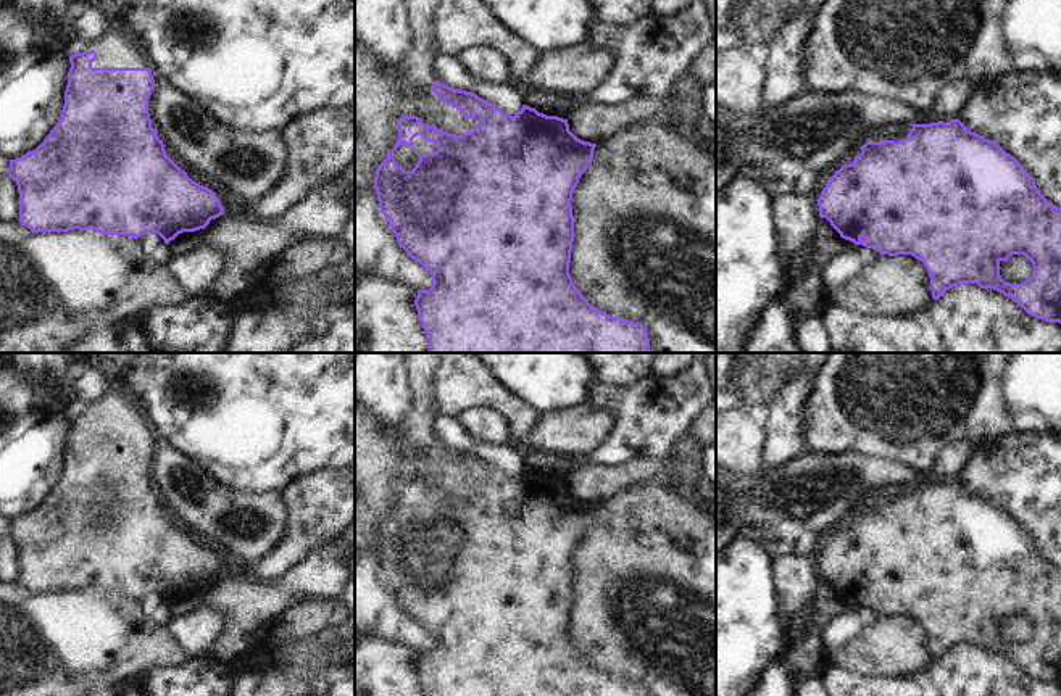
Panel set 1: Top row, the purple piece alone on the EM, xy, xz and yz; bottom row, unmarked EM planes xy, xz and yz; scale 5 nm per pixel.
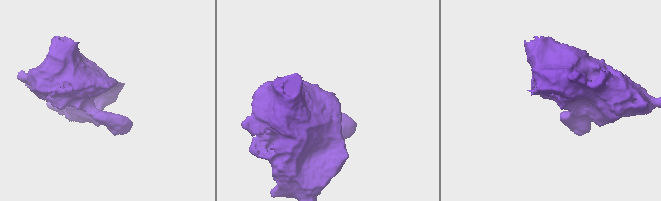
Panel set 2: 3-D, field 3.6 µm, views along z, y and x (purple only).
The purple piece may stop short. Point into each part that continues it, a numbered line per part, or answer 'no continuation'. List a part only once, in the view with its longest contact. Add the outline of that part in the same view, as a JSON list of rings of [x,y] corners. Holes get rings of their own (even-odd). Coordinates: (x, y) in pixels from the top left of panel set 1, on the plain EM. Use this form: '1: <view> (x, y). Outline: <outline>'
1: xy (113, 410). Outline: [[[106,390],[100,400],[77,412],[97,412],[97,420],[92,429],[152,429],[152,422],[144,412],[137,409],[123,392]]]

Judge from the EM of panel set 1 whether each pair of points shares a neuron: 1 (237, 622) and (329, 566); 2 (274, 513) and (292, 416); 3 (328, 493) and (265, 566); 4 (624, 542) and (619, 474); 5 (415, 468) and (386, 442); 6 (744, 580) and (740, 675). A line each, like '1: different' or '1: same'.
1: same
2: different
3: same
4: different
5: same
6: same

